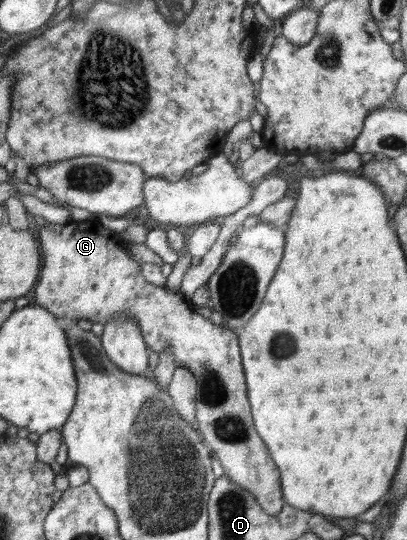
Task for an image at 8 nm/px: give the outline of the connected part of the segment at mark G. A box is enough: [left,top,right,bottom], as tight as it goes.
[33,216,285,515]

